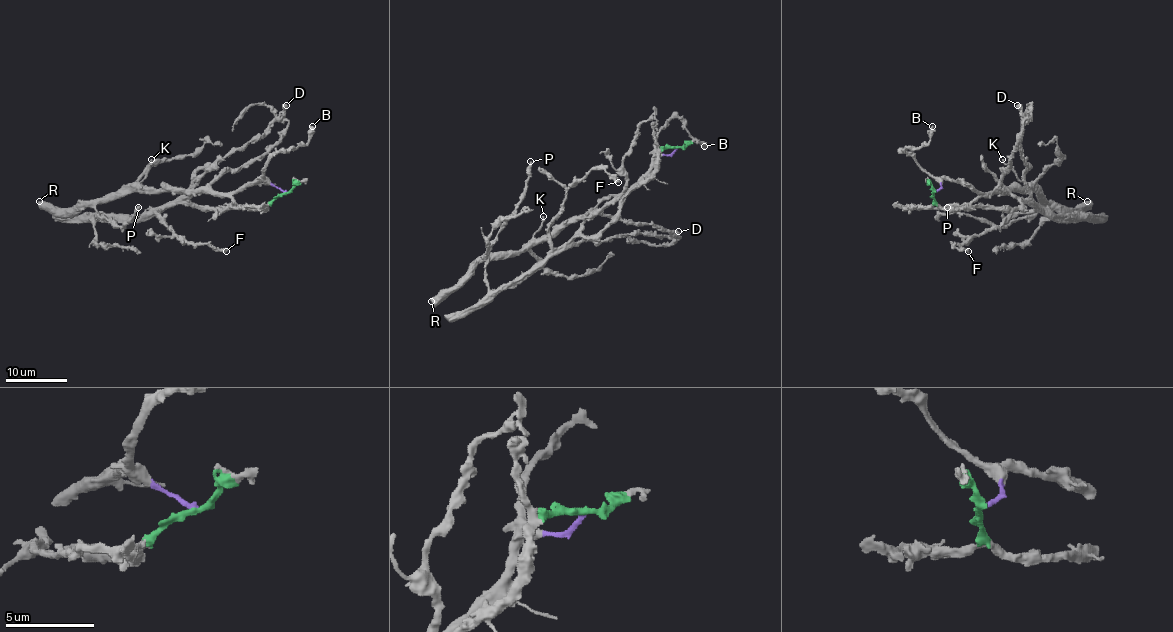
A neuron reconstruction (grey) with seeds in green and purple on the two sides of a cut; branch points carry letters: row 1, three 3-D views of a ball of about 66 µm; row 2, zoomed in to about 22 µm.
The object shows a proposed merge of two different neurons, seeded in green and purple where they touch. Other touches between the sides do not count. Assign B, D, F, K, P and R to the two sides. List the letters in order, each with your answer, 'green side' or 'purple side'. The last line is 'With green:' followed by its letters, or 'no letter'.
B: purple side
D: green side
F: green side
K: purple side
P: purple side
R: purple side
With green: D, F

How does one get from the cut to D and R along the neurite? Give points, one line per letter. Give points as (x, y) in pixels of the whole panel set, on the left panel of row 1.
D: (285, 193), (265, 208), (189, 205), (181, 198), (196, 172), (216, 166), (231, 152), (257, 141), (286, 105)
R: (285, 192), (257, 179), (230, 193), (132, 192), (82, 201), (71, 208), (46, 208), (39, 201)

